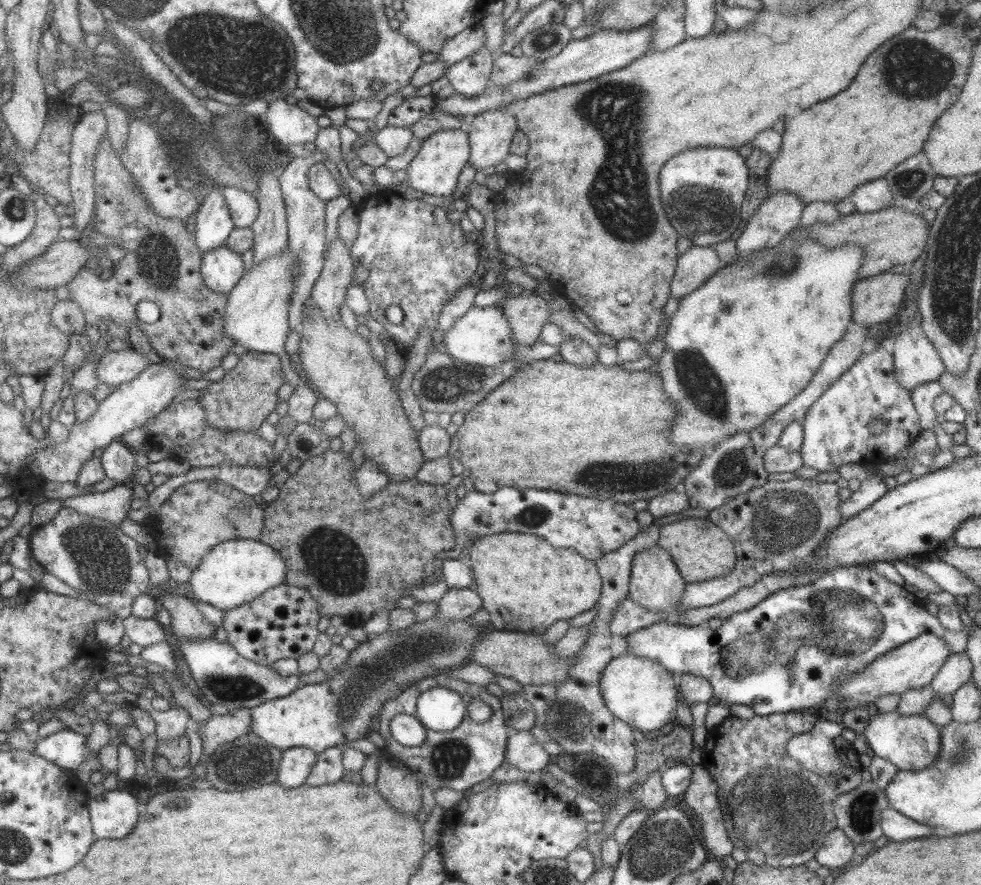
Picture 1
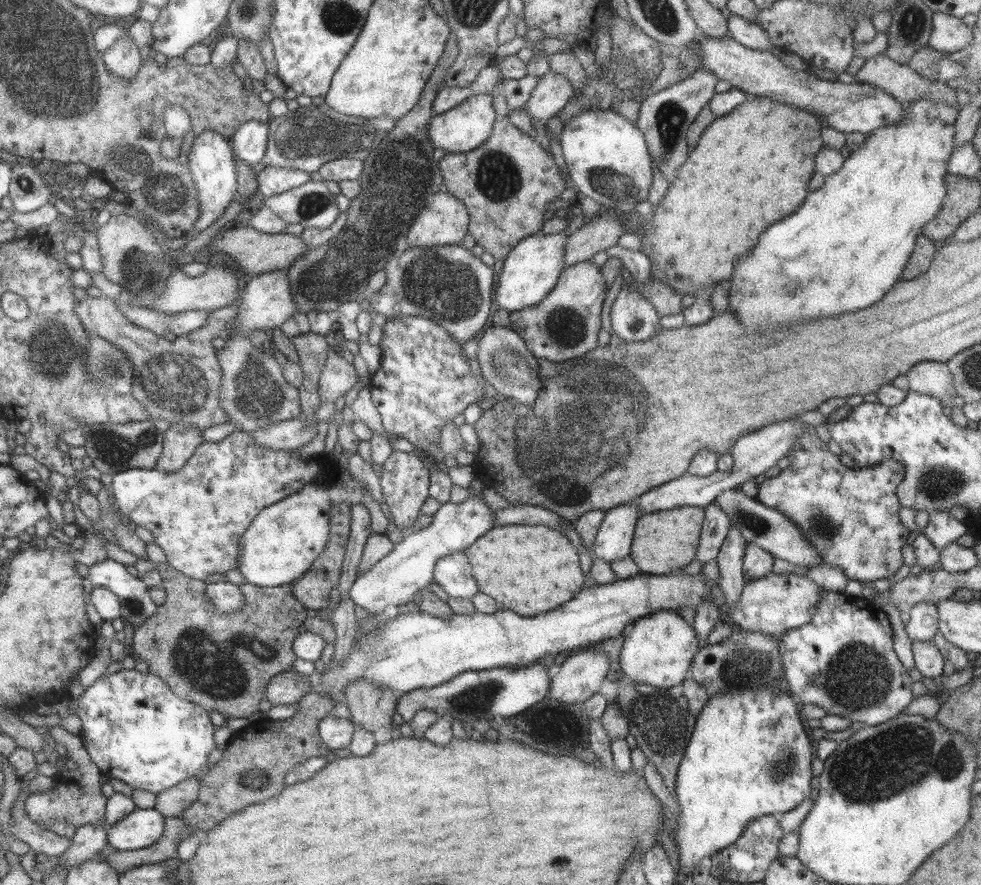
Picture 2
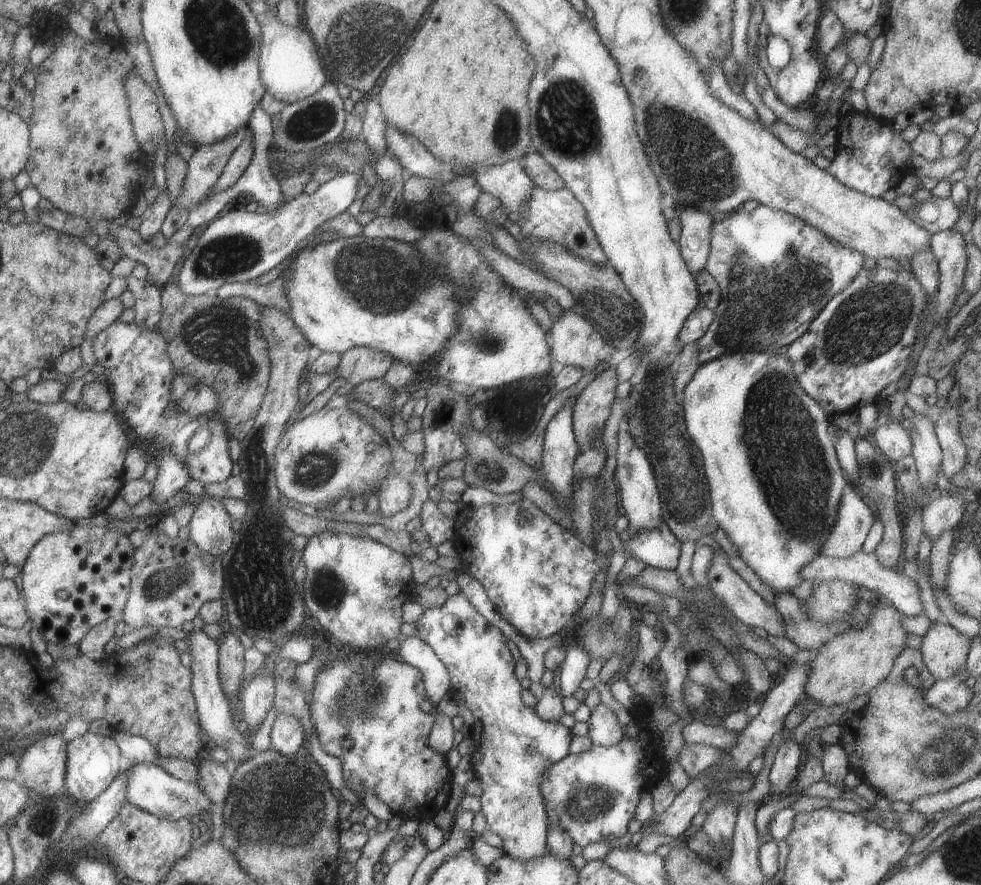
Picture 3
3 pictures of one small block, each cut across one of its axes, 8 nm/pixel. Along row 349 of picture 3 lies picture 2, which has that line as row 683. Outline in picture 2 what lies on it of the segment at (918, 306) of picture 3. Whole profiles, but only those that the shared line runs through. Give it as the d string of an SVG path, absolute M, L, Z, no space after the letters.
M821 588L821 600L819 604L815 606L815 612L812 613L811 620L799 628L792 628L787 630L783 637L777 638L777 647L779 647L779 653L781 653L781 661L783 661L783 675L784 687L794 695L796 701L803 703L815 704L819 708L823 708L826 714L835 714L837 716L843 716L851 722L861 722L864 726L875 726L875 724L881 724L889 718L899 715L899 712L903 710L913 695L911 694L911 678L907 675L908 670L901 665L899 657L893 651L892 639L893 631L891 631L891 623L887 620L887 613L873 602L867 602L863 597L851 597L844 592L831 592L831 590L824 590Z

